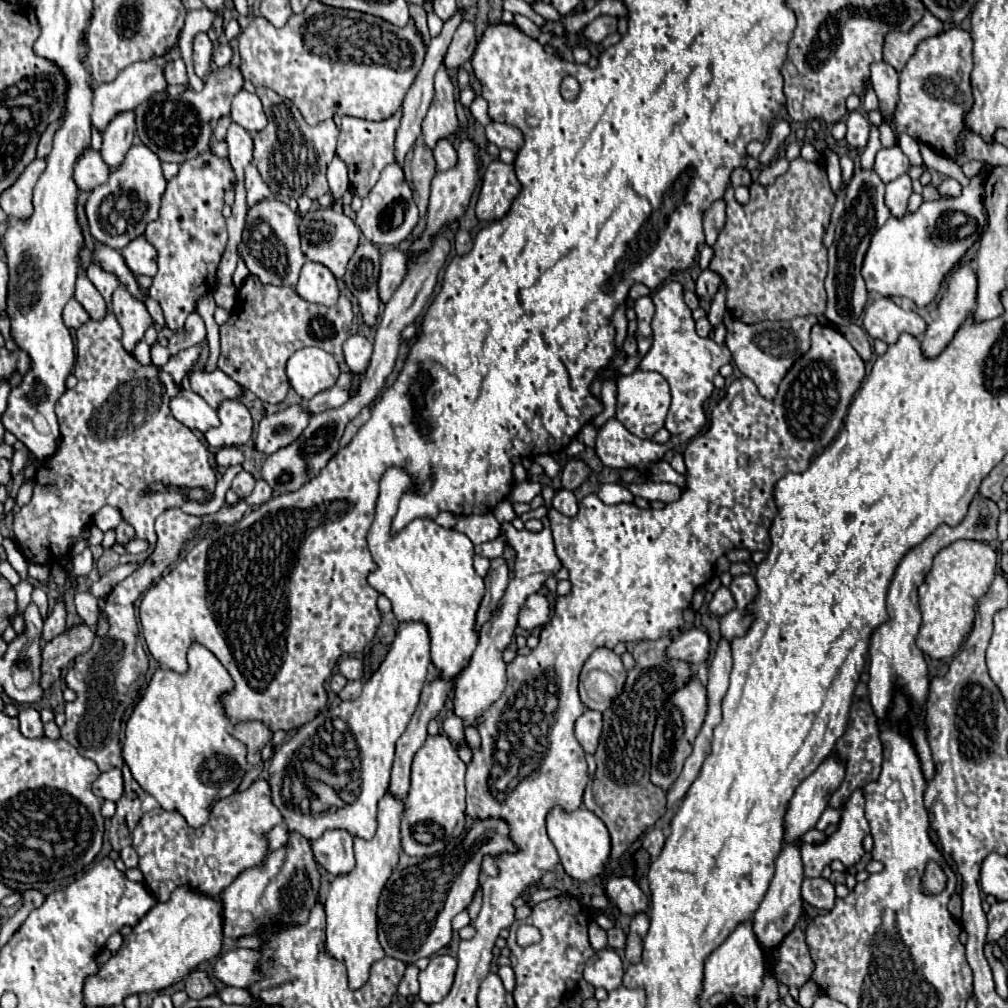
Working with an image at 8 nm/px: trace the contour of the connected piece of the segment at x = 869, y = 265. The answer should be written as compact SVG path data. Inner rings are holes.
M983 175L971 177L959 197L925 201L915 213L907 213L901 219L889 217L887 223L873 235L863 259L861 275L869 293L881 293L885 297L909 297L919 307L927 307L949 269L953 269L965 251L981 237L985 227L983 207ZM953 217L965 217L953 221Z

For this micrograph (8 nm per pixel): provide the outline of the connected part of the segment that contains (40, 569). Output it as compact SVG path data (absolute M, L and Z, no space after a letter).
M29 563L29 577L37 583L47 585L49 581L49 567L47 565L37 565L37 563Z

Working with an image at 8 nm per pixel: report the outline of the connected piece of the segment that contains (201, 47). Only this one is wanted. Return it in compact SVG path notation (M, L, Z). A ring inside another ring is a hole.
M199 33L193 43L193 67L197 77L205 77L211 67L211 41L207 33Z

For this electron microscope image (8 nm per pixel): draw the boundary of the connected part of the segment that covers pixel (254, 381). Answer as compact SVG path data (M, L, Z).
M249 275L237 293L237 303L229 321L219 327L221 355L217 367L241 387L253 391L261 401L277 405L291 389L285 373L287 359L297 349L309 345L327 347L337 361L343 359L341 345L349 337L351 321L353 311L345 295L341 295L333 307L315 305L301 299L293 287L265 285L259 281L259 277Z

